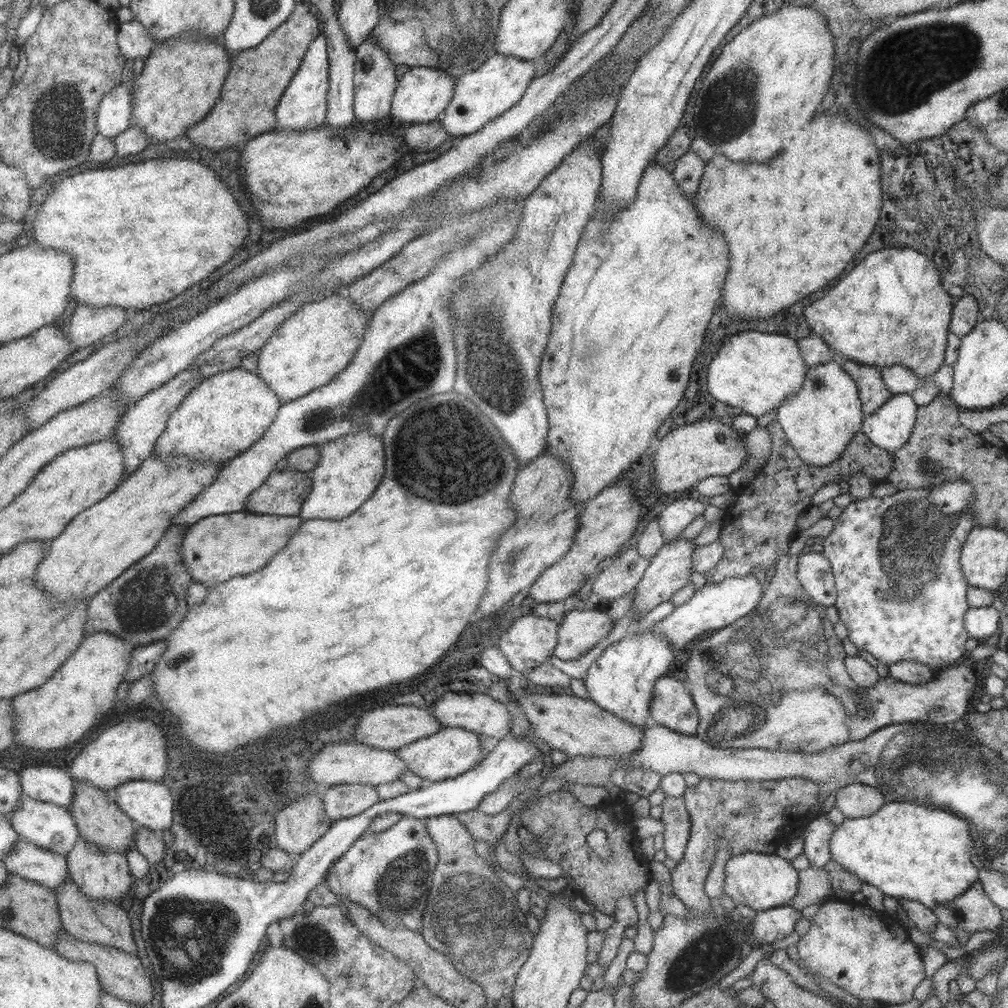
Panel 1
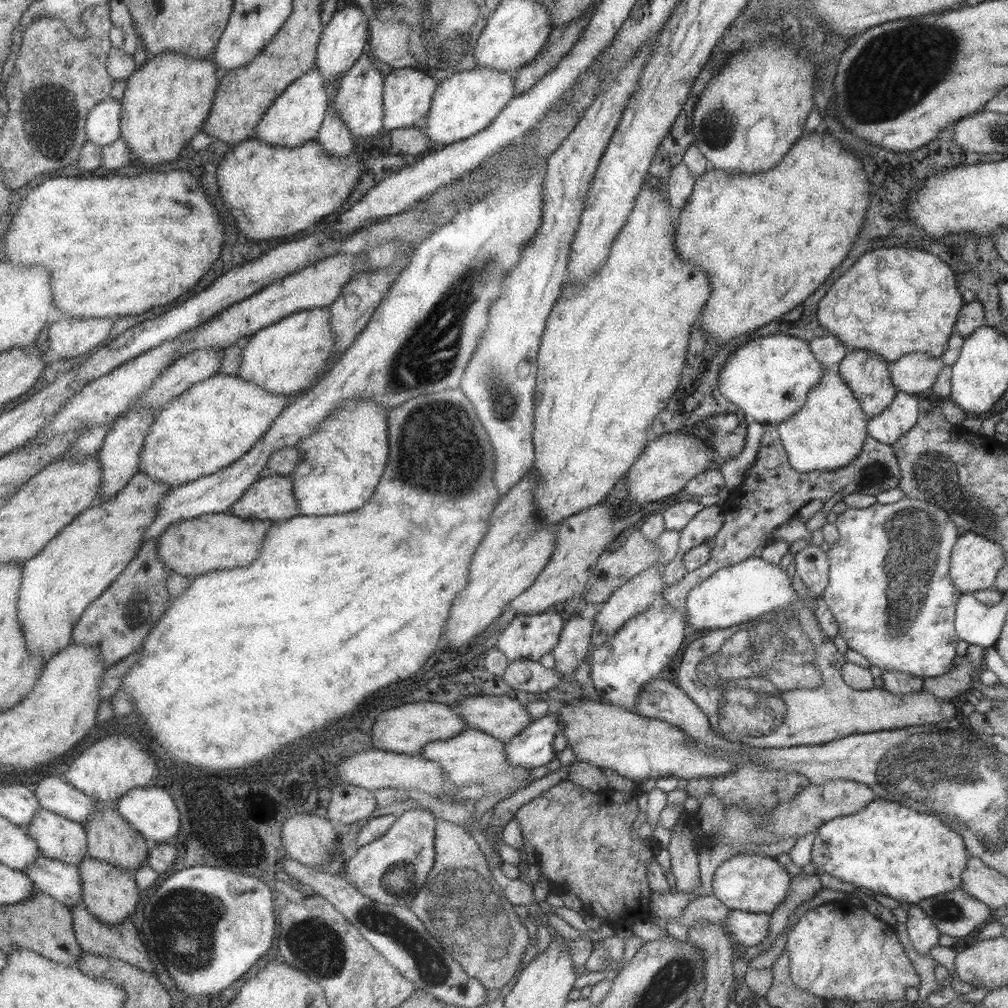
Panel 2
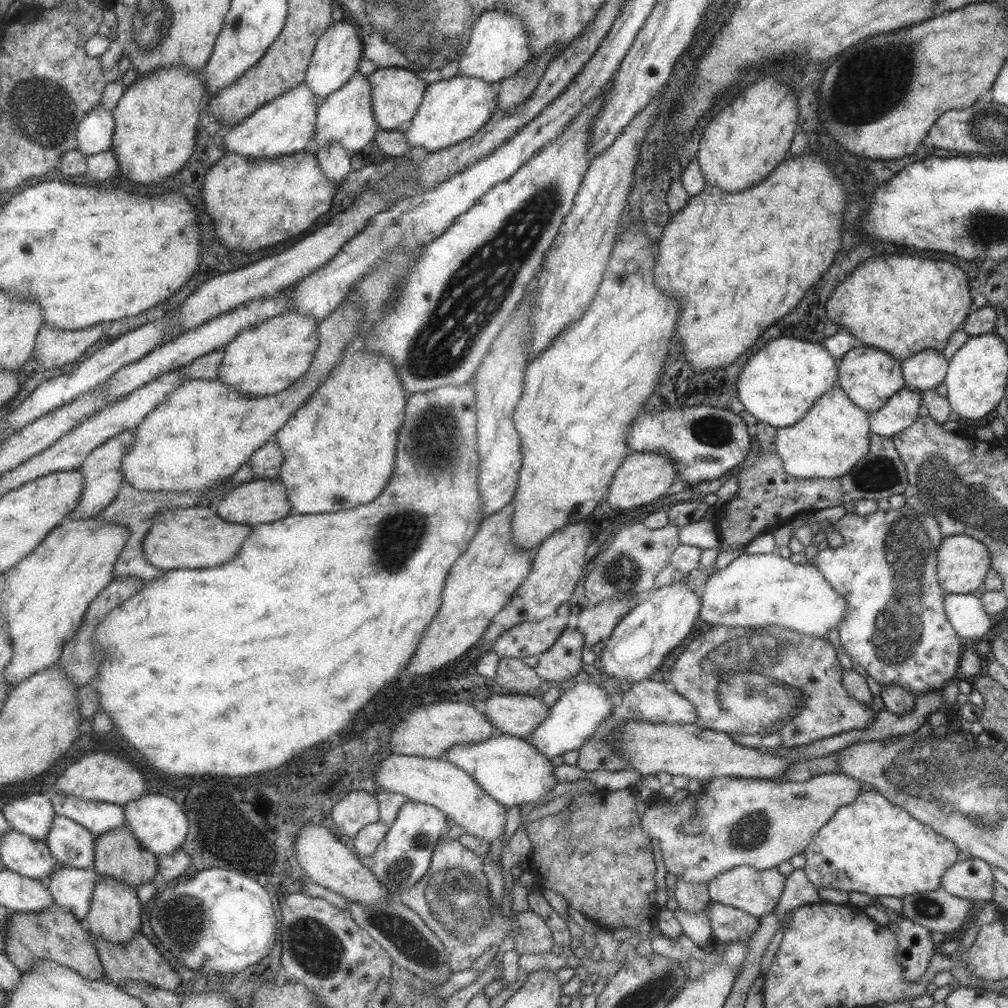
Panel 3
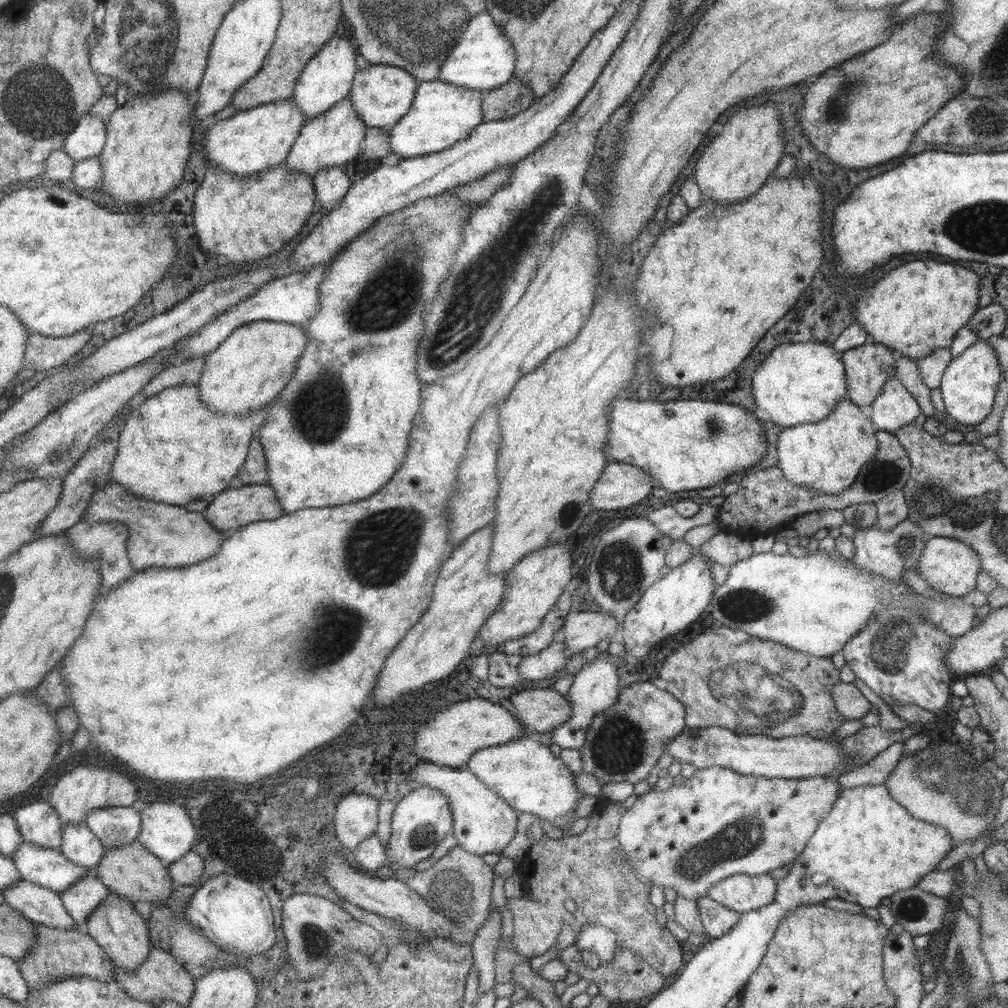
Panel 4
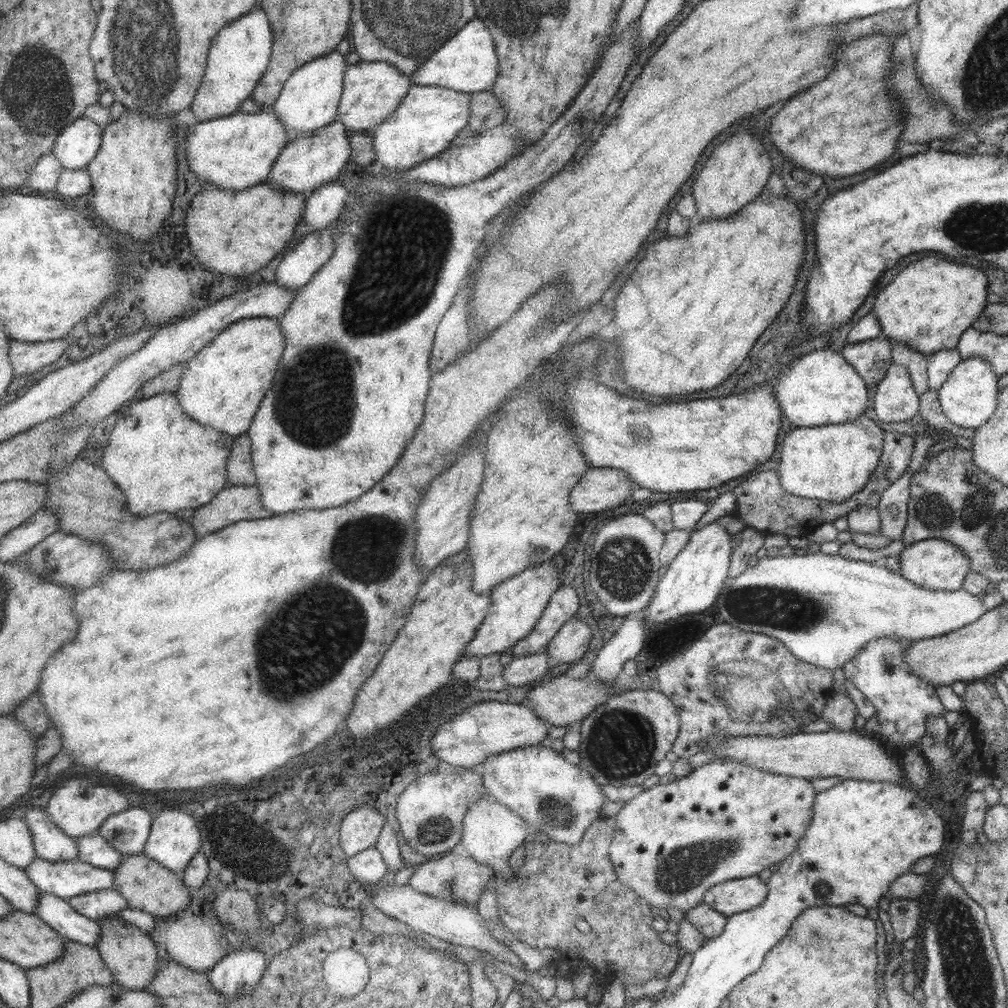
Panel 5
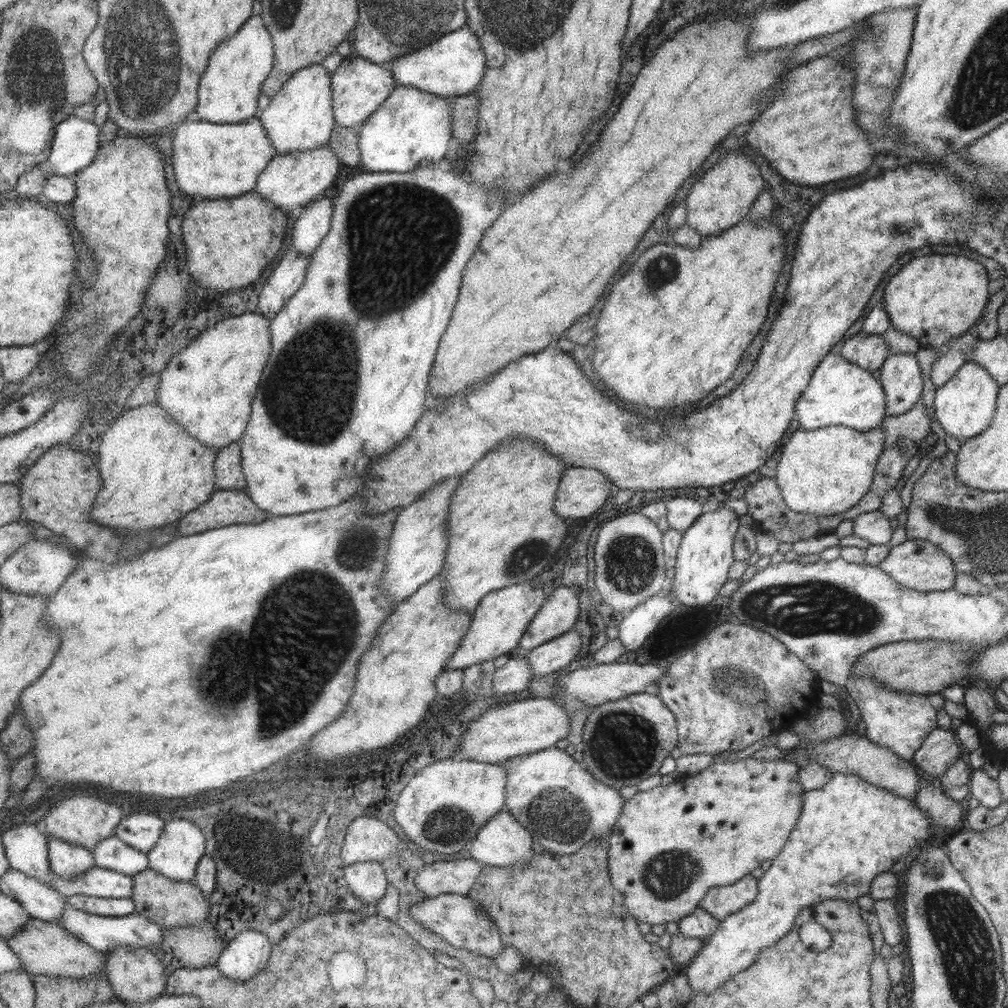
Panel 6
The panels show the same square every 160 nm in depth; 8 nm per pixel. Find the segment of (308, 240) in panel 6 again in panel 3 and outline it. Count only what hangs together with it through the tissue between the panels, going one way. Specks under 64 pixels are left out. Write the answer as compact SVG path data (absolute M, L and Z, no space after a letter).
M338 142L327 143L316 154L327 177L335 186L341 186L341 182L351 174L351 154L347 147Z

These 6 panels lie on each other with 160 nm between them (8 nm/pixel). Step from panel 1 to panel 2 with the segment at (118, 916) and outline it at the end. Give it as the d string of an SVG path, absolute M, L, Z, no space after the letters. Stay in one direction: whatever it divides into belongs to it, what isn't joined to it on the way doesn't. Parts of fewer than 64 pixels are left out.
M84 900L78 902L78 905L71 908L71 911L73 911L74 915L76 937L86 952L107 958L117 958L117 960L129 962L154 974L156 958L151 953L151 950L145 947L143 940L139 938L139 930L135 928L135 924L130 919L120 922L118 925L107 924L88 909Z

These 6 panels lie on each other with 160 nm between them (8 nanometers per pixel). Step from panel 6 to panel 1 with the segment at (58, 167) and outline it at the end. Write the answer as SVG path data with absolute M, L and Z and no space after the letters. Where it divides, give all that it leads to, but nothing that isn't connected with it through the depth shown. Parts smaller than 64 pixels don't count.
M116 86L107 93L98 114L99 132L114 139L132 125L134 113L134 87Z

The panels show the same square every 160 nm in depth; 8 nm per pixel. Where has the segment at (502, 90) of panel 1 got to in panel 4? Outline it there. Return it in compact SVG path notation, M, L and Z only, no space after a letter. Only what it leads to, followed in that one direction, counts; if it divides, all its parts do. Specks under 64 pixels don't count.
M421 81L418 83L418 90L414 94L414 102L411 110L399 121L397 126L388 130L391 137L391 146L394 154L401 156L401 159L410 159L429 153L438 153L449 149L455 142L470 136L471 131L481 123L482 120L482 97L483 92L475 89L465 88L443 81Z

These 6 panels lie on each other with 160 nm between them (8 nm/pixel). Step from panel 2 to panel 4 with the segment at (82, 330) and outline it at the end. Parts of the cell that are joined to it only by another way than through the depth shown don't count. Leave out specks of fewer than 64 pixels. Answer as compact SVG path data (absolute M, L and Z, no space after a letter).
M79 332L66 337L48 337L41 333L30 335L25 370L37 368L39 372L44 372L66 367L71 358L80 356L79 352L89 344L91 336L91 332Z

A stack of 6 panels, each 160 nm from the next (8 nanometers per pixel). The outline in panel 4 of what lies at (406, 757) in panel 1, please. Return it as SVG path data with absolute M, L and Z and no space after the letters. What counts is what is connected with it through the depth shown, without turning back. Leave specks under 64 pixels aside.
M526 734L505 742L505 745L491 746L483 750L477 750L477 753L466 762L464 768L470 770L488 789L499 795L513 811L527 813L541 820L548 821L551 826L559 828L564 833L573 824L575 804L583 796L575 788L575 775L565 766L565 763L558 757L555 758L545 744L540 744L536 737Z

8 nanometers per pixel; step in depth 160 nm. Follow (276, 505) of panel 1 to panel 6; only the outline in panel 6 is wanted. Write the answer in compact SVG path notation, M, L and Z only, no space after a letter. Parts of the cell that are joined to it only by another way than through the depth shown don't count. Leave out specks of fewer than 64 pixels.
M218 488L209 501L193 510L179 521L181 535L205 533L222 526L259 524L267 518L248 490Z

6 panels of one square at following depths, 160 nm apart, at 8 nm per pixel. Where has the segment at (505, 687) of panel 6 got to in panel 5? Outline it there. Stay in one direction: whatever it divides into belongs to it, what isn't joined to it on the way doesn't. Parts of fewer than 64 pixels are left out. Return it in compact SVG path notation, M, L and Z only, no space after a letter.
M545 650L527 656L512 657L511 662L503 666L503 682L508 686L521 687L538 678L545 678L551 670L548 654Z

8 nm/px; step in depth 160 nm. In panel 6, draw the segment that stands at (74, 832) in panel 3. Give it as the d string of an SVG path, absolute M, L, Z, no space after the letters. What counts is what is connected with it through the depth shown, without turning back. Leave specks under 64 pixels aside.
M117 835L103 839L93 850L95 864L133 876L150 866L148 853L129 846Z

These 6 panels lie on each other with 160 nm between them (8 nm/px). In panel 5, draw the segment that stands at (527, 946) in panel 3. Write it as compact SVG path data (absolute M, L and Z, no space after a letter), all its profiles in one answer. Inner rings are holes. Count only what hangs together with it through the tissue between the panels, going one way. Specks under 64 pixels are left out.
M602 816L593 820L579 842L568 845L547 841L527 841L524 844L524 864L511 869L513 881L507 883L499 874L492 874L489 882L496 885L496 905L499 920L510 933L525 945L534 949L555 949L559 960L580 958L587 966L587 974L573 983L576 998L585 996L589 983L606 986L611 980L621 980L623 987L650 978L668 977L680 962L681 948L677 944L665 944L651 927L655 917L637 893L619 882L609 860L608 848L612 841L615 818ZM583 919L590 926L586 934L575 928L575 920Z

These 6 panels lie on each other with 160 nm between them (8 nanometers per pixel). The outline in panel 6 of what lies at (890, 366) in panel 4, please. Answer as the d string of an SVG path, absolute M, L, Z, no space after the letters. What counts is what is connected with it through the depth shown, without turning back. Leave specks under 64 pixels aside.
M856 333L837 348L838 354L847 362L857 365L867 372L880 368L891 352L881 335Z

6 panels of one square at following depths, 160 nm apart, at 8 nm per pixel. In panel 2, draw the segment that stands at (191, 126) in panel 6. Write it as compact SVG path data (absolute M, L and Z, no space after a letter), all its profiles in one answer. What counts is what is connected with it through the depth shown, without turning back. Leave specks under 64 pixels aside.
M316 62L309 73L298 78L281 97L277 97L277 100L270 106L270 109L263 116L263 120L259 123L254 138L282 147L301 146L310 140L317 139L330 105L330 94L326 85L327 82Z

